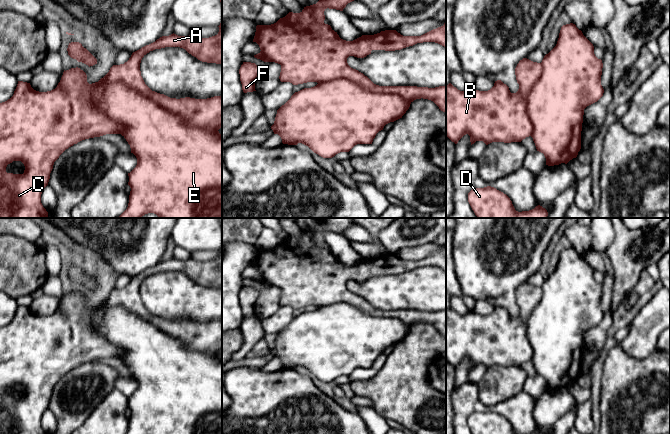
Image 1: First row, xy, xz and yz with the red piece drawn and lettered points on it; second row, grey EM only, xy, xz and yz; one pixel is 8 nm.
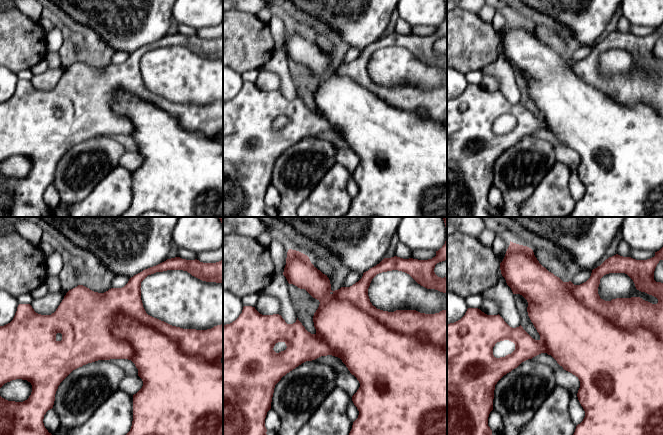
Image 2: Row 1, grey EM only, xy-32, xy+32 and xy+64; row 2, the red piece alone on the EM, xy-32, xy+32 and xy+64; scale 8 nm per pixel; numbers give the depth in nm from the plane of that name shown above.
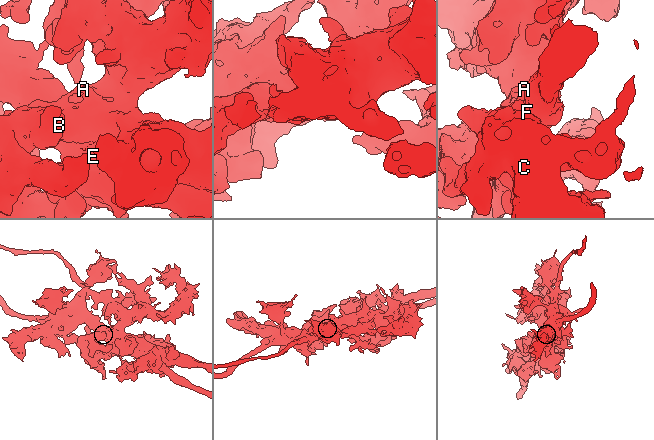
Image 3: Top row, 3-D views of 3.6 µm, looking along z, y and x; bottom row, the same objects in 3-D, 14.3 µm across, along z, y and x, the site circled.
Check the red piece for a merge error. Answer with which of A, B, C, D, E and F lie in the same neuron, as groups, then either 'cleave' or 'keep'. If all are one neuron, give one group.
groups A B C F / D E; cleave

